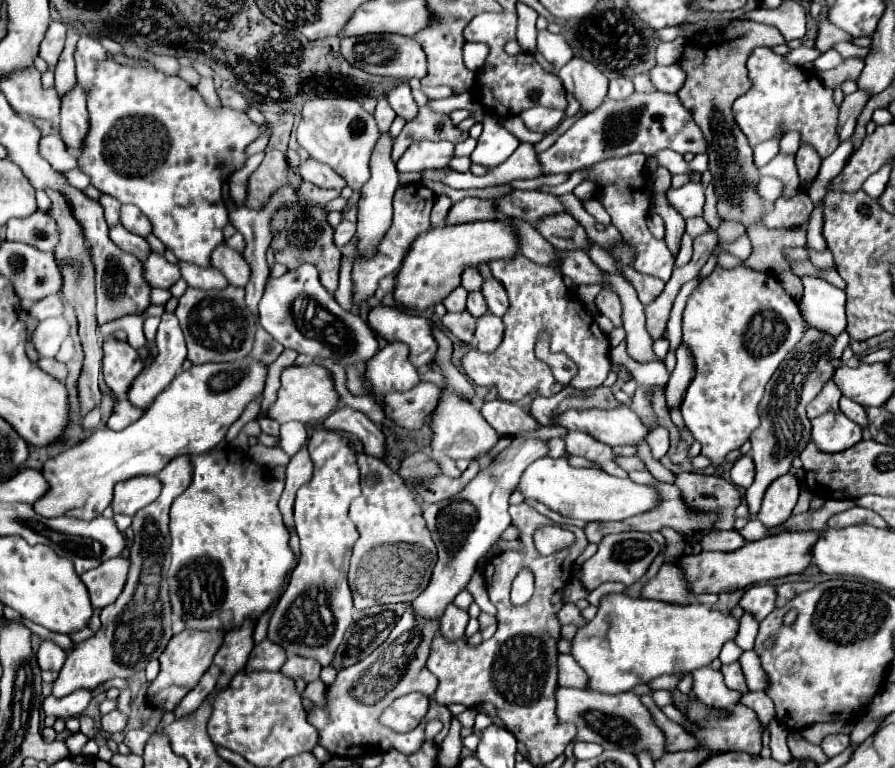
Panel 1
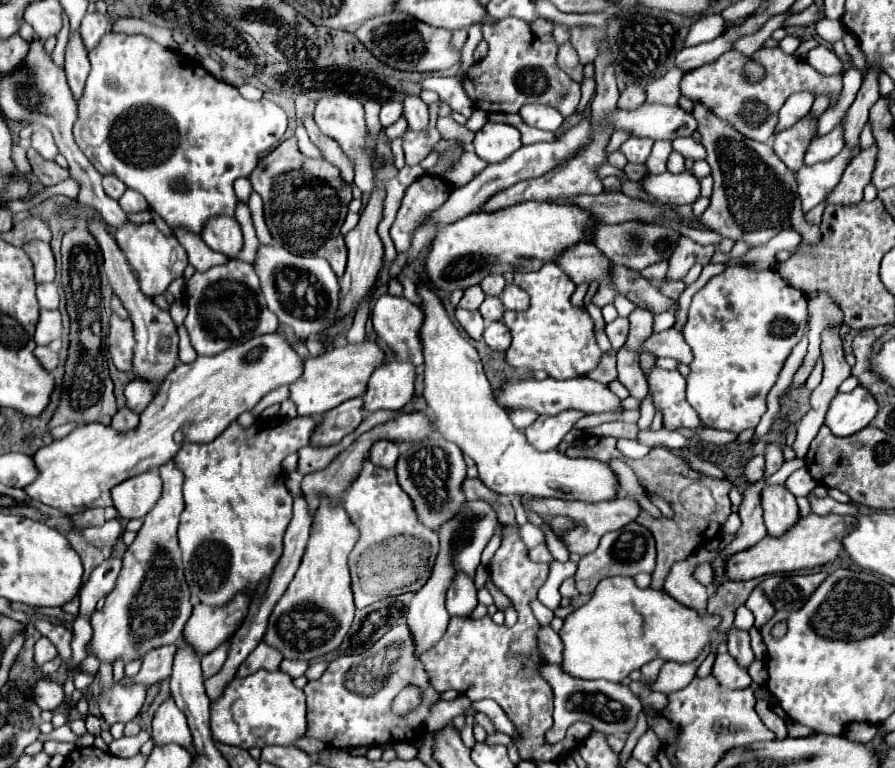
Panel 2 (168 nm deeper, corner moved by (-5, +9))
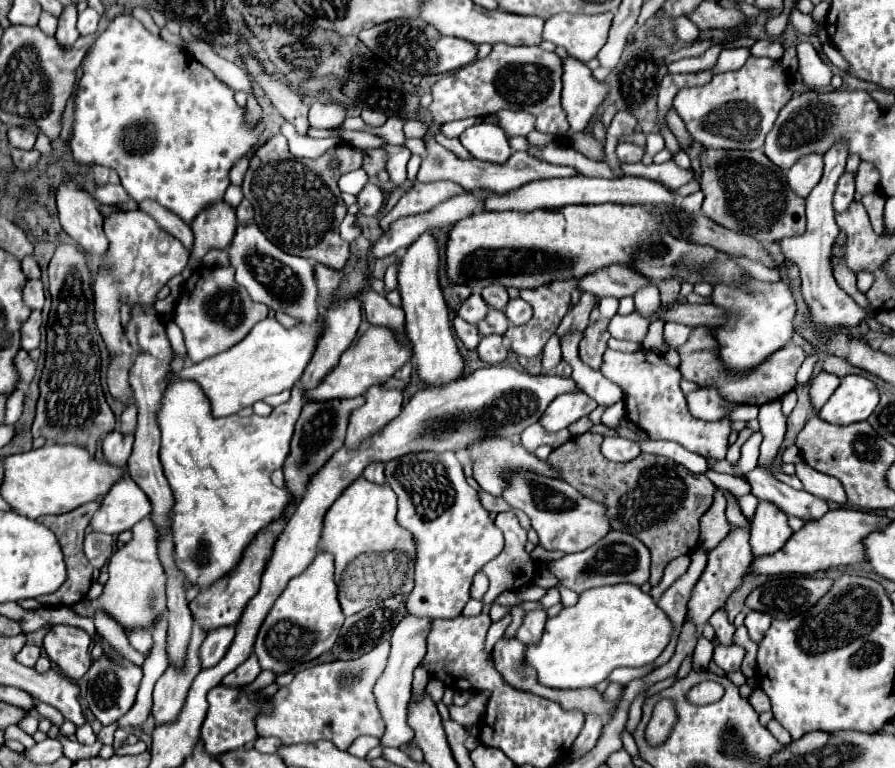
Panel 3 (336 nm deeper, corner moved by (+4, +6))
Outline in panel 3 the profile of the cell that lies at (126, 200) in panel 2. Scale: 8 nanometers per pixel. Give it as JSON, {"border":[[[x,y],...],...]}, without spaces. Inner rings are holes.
{"border":[[[105,184],[105,186],[97,186],[95,200],[99,204],[121,204],[129,200],[129,194],[121,188],[121,184]]]}

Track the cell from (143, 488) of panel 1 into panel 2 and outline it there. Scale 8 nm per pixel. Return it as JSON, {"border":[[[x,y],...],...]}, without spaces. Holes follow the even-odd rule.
{"border":[[[156,469],[112,487],[112,501],[122,519],[142,519],[160,499],[162,479]]]}

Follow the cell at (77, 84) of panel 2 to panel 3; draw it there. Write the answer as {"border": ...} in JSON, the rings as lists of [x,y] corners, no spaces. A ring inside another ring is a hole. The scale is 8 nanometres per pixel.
{"border":[[[71,4],[71,8],[67,6],[59,18],[59,28],[55,34],[55,40],[59,42],[59,46],[71,48],[75,44],[75,40],[79,38],[75,24],[77,24],[77,8],[75,8],[75,4]]]}

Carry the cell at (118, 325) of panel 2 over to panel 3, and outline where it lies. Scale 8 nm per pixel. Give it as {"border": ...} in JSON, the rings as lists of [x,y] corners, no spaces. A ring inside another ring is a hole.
{"border":[[[143,210],[111,214],[105,218],[105,234],[109,238],[109,252],[101,260],[93,290],[95,290],[95,320],[107,350],[117,356],[123,352],[123,326],[119,322],[119,308],[127,302],[153,304],[155,294],[171,280],[181,274],[187,266],[187,250],[179,240],[163,232],[157,222]]]}

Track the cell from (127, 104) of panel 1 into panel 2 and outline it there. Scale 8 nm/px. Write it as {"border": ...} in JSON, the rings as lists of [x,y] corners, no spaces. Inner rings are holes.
{"border":[[[106,33],[100,43],[88,51],[88,59],[90,59],[90,75],[86,79],[86,87],[82,97],[78,99],[78,119],[74,123],[74,139],[78,143],[78,147],[82,149],[82,153],[88,157],[88,161],[98,169],[98,173],[102,175],[116,175],[118,179],[122,179],[126,183],[128,189],[134,189],[138,193],[142,193],[148,201],[148,205],[170,225],[184,225],[188,229],[192,229],[194,233],[200,233],[200,229],[204,227],[204,221],[208,221],[210,217],[216,215],[234,215],[236,209],[236,193],[232,183],[238,177],[246,177],[254,171],[254,167],[258,165],[258,159],[272,147],[276,147],[282,141],[282,135],[286,131],[286,113],[270,99],[260,99],[260,101],[248,101],[244,99],[238,89],[234,85],[222,83],[218,81],[214,75],[210,75],[200,61],[186,57],[178,51],[166,49],[162,45],[158,45],[156,41],[152,41],[146,35],[126,35],[126,33]]]}

